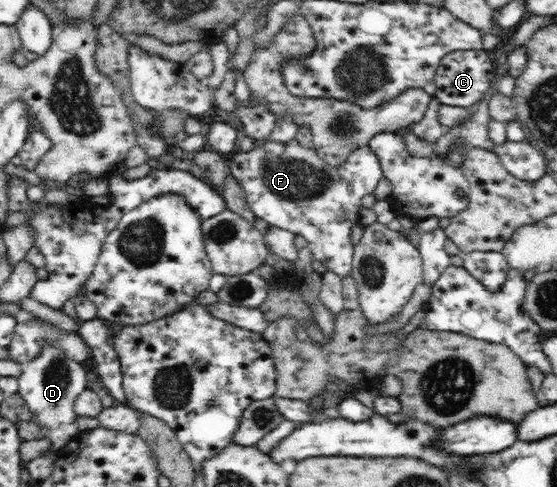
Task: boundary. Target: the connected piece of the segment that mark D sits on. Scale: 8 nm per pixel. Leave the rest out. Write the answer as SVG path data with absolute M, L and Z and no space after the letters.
M45 346L33 360L21 363L22 372L16 379L18 381L18 393L25 400L27 407L35 414L37 424L45 430L47 438L53 442L51 450L57 452L67 444L67 438L77 432L77 424L71 422L75 418L75 402L77 398L86 389L87 375L81 363L65 357L57 347Z

